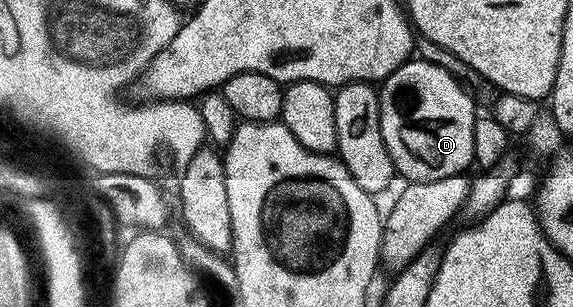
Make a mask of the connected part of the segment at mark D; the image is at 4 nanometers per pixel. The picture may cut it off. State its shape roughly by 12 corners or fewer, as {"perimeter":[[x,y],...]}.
{"perimeter":[[410,58],[379,88],[406,181],[473,164],[473,100]]}

